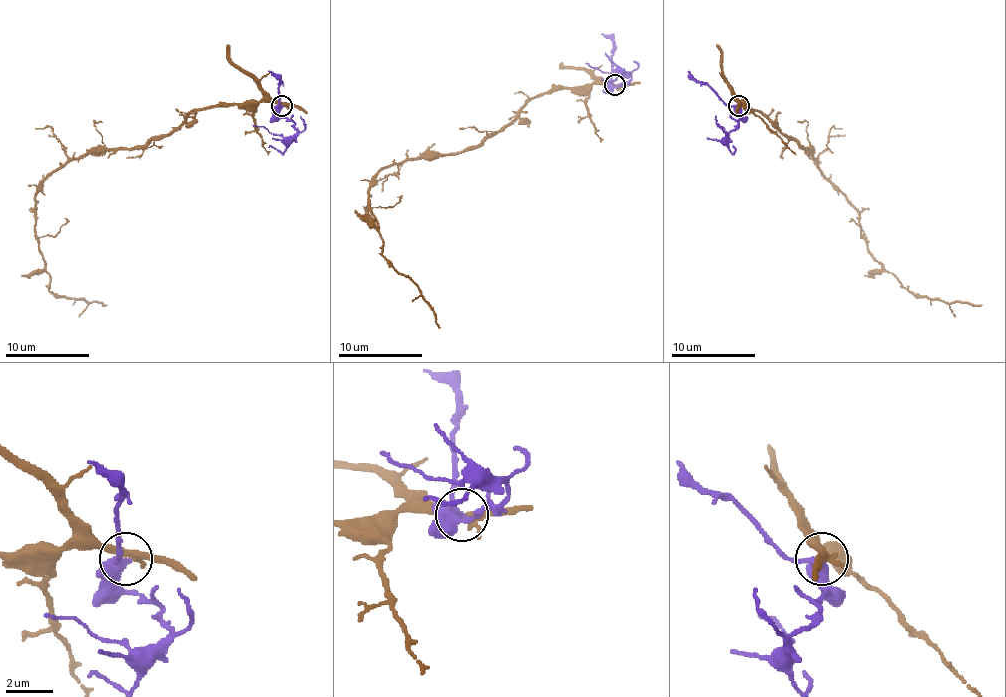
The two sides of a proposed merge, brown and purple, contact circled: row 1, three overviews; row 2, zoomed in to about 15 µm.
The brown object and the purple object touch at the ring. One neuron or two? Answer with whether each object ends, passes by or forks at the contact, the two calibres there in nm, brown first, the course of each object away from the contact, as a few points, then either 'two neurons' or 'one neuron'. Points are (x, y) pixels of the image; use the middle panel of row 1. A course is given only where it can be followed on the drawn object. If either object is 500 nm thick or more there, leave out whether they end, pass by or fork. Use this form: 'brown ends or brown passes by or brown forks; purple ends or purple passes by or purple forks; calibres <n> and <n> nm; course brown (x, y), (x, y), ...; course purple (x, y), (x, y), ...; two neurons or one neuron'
brown forks; purple passes by; calibres 280 and 400 nm; course brown (614, 84), (551, 86), (474, 147), (422, 153), (378, 172), (367, 203), (382, 254), (418, 287), (441, 327); course purple (614, 84), (620, 86), (631, 78), (585, 63); one neuron

